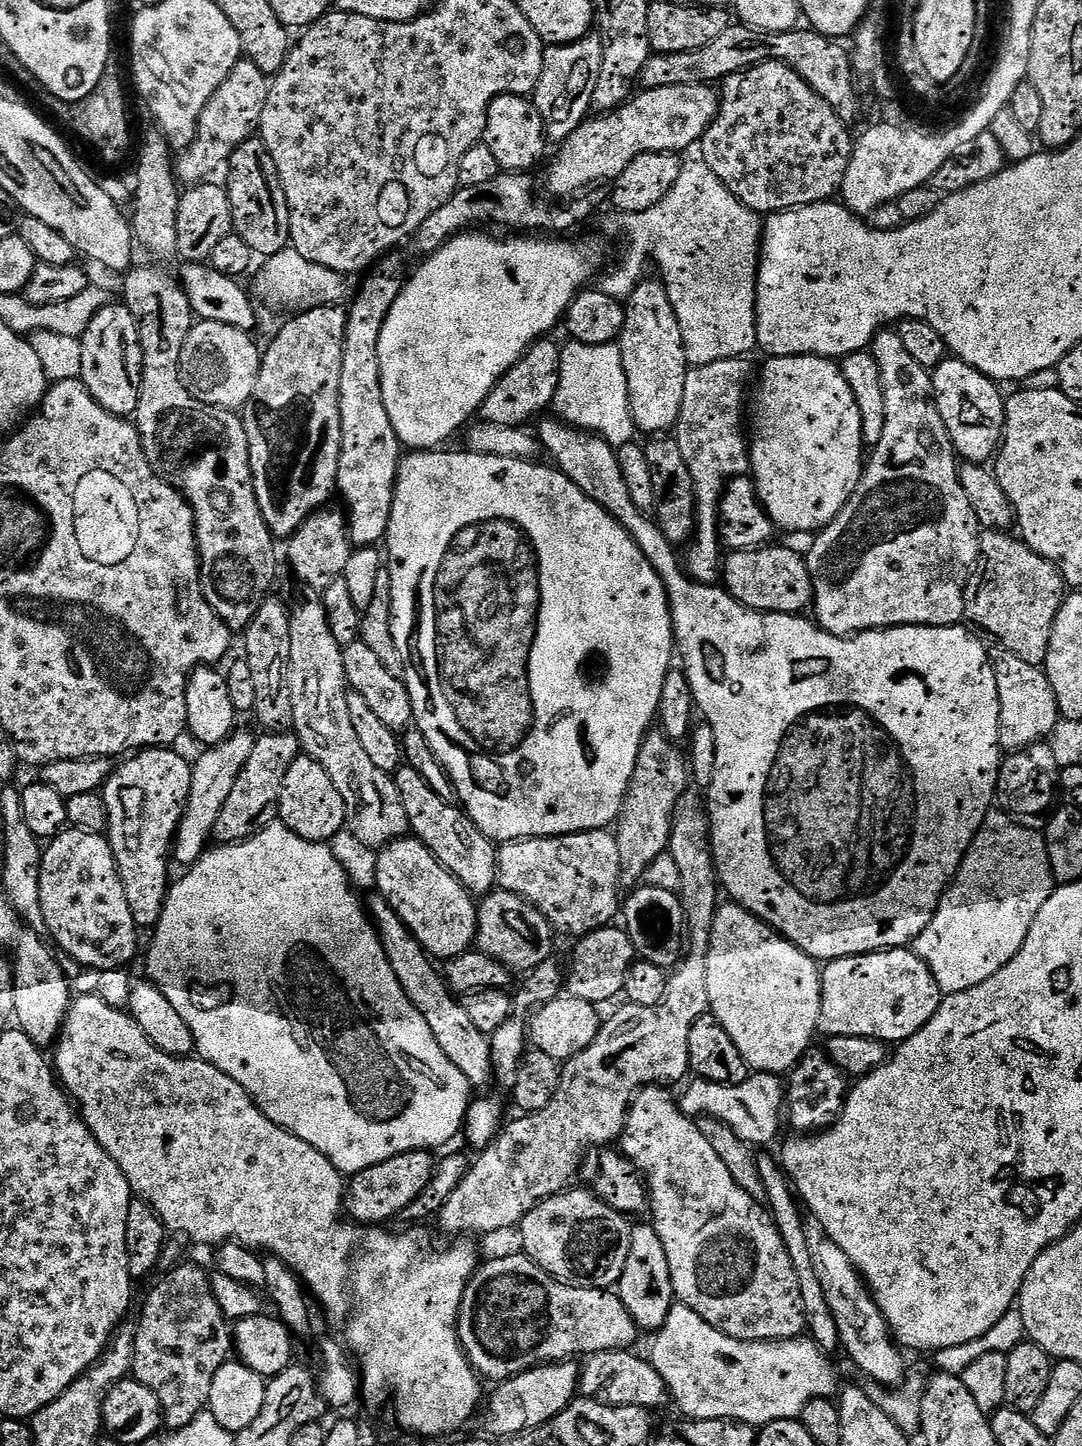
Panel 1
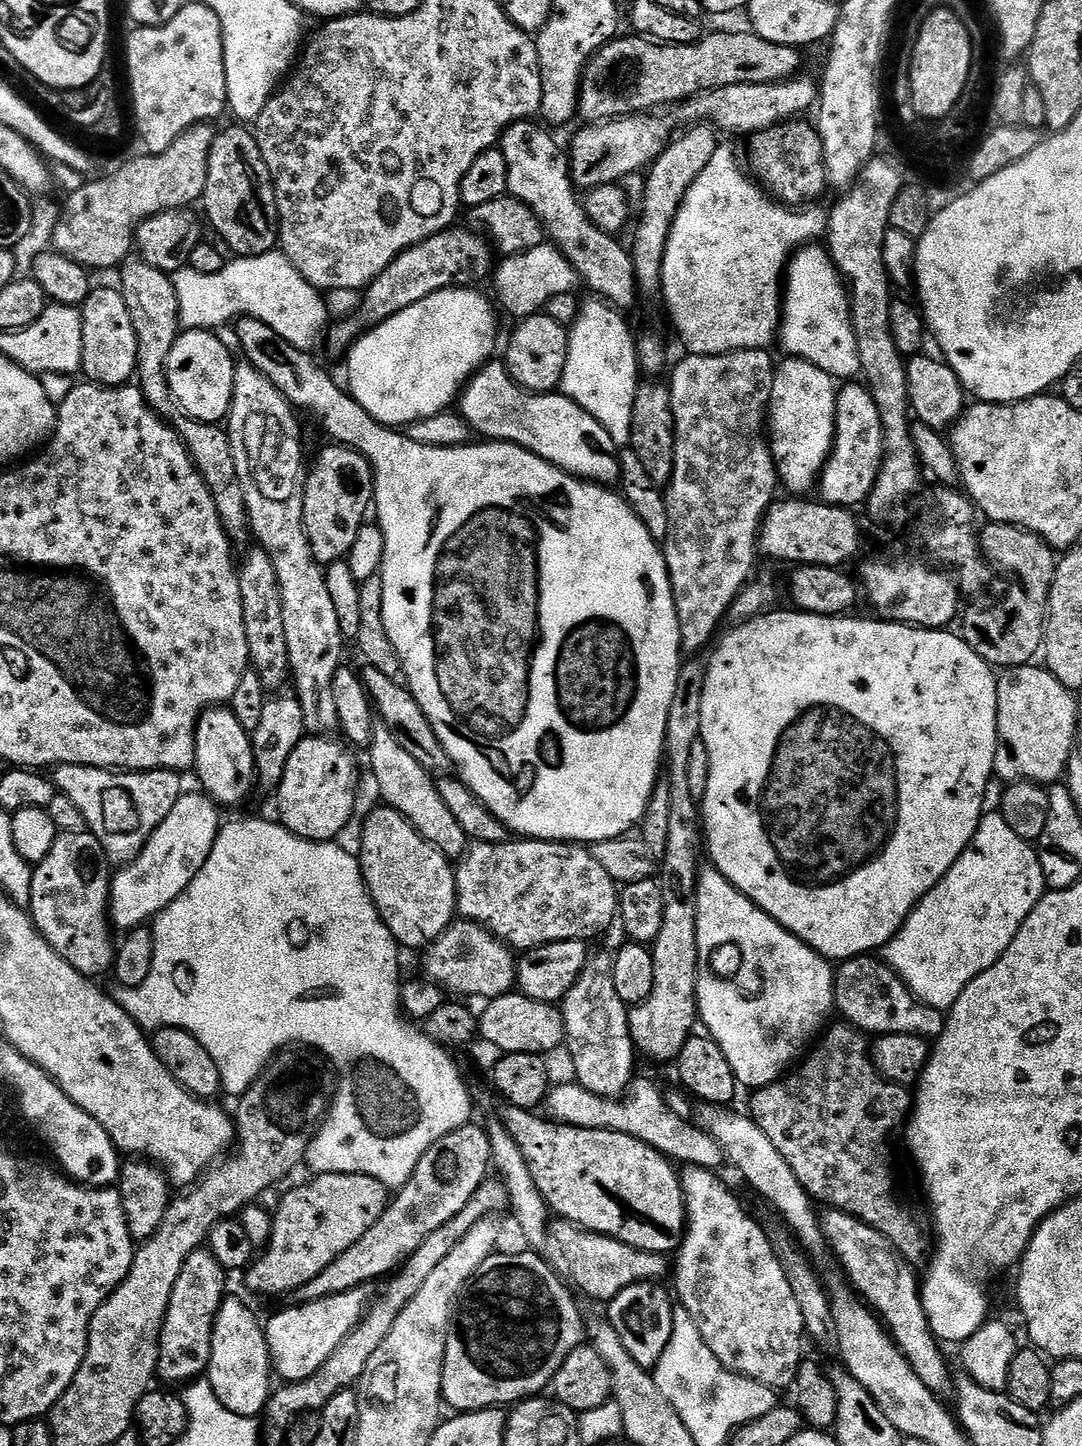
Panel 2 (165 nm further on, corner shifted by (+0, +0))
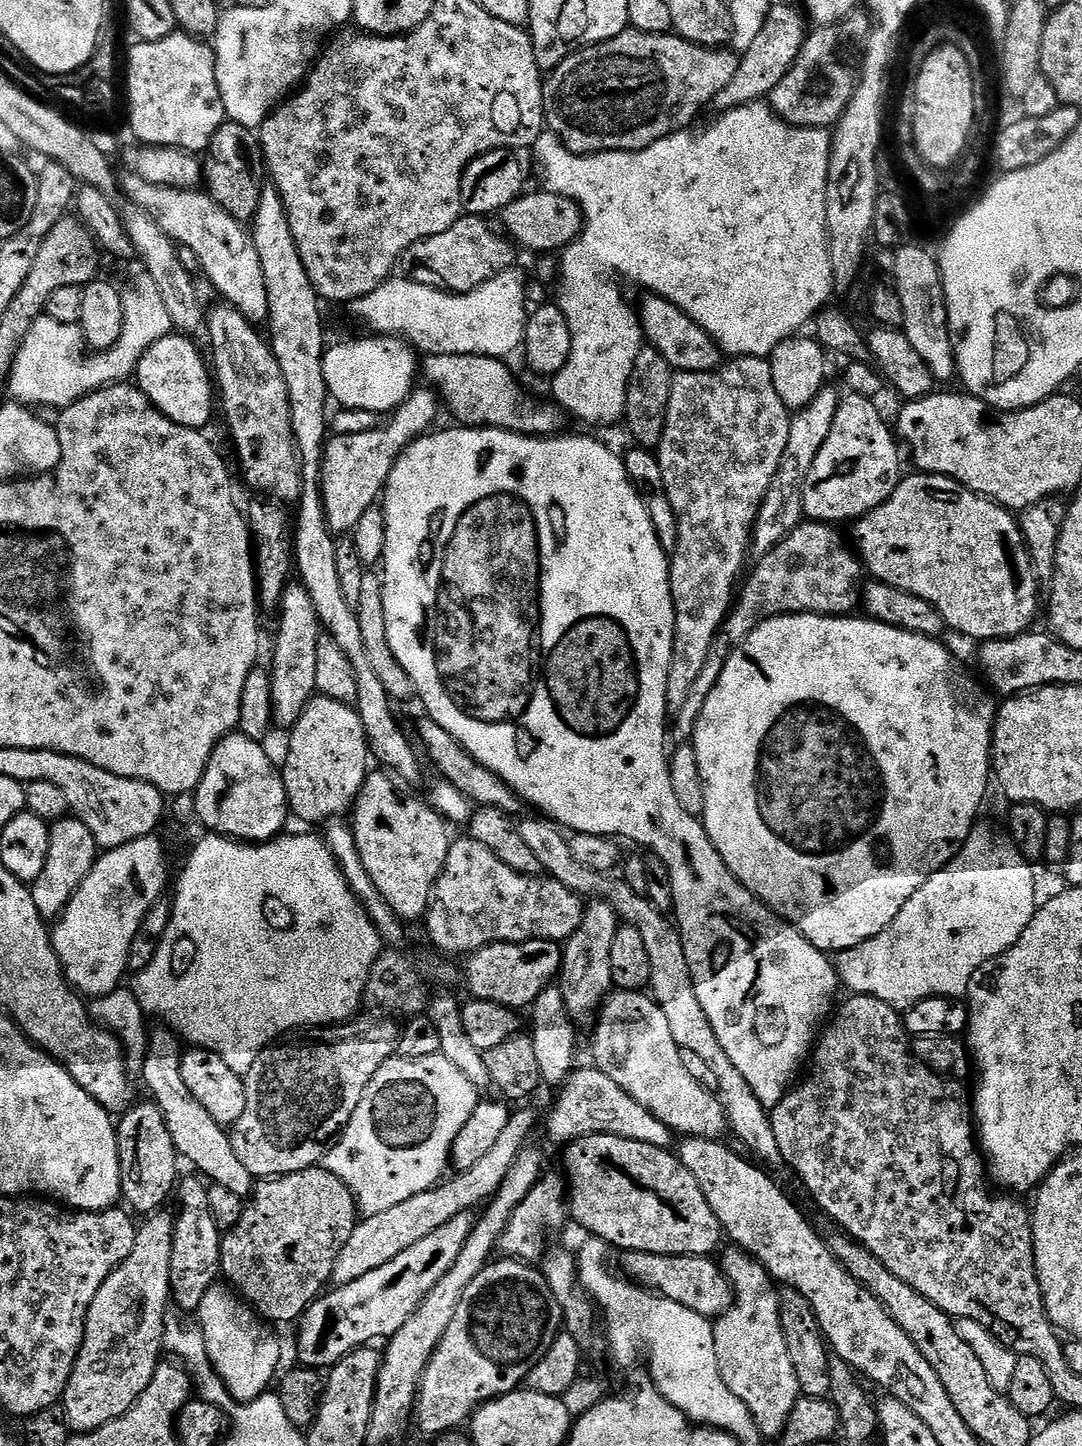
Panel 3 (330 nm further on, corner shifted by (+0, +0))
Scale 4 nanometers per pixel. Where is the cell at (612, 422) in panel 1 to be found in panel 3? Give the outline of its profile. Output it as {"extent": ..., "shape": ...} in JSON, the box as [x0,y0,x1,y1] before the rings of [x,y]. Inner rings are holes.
{"extent":[534,103,836,424],"shape":[[[767,103],[746,104],[741,108],[730,108],[717,115],[717,120],[705,132],[691,136],[691,131],[675,132],[649,148],[637,152],[595,152],[593,156],[576,156],[565,148],[564,143],[553,132],[545,131],[536,139],[534,153],[536,160],[544,167],[544,180],[547,191],[556,192],[575,200],[584,212],[584,231],[580,237],[563,249],[560,260],[560,297],[558,303],[566,322],[570,322],[572,349],[568,365],[551,381],[555,403],[565,413],[577,416],[588,424],[612,424],[624,416],[626,394],[630,374],[634,370],[634,358],[638,358],[640,349],[645,347],[644,332],[640,329],[640,317],[637,309],[628,305],[626,297],[614,281],[608,280],[612,268],[620,276],[633,280],[636,284],[648,288],[649,293],[666,298],[679,309],[694,318],[715,340],[721,353],[729,357],[763,356],[771,357],[772,351],[783,340],[791,340],[801,331],[804,323],[811,321],[834,296],[836,283],[834,270],[830,270],[830,250],[828,249],[828,231],[826,230],[826,190],[828,189],[828,167],[832,153],[832,132],[823,128],[795,128],[780,119]]]}

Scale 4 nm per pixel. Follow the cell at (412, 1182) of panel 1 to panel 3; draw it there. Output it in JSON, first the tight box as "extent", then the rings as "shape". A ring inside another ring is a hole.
{"extent":[220,1166,358,1325],"shape":[[[323,1166],[307,1168],[289,1176],[261,1179],[253,1187],[251,1196],[247,1197],[238,1226],[223,1233],[220,1241],[223,1279],[265,1321],[273,1325],[299,1321],[304,1311],[329,1287],[334,1262],[338,1262],[342,1246],[350,1242],[350,1234],[354,1234],[357,1223],[358,1209],[354,1194]]]}

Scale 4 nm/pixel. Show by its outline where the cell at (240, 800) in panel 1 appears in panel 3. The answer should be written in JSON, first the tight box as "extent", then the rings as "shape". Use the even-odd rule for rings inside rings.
{"extent":[272,582,322,730],"shape":[[[298,582],[289,583],[288,589],[282,594],[282,602],[278,609],[280,625],[276,628],[276,645],[272,648],[272,723],[277,729],[291,730],[302,718],[306,706],[317,695],[316,683],[314,682],[316,663],[318,662],[318,642],[322,635],[320,619],[314,610],[314,602],[310,602],[310,594],[306,594],[306,586]]]}

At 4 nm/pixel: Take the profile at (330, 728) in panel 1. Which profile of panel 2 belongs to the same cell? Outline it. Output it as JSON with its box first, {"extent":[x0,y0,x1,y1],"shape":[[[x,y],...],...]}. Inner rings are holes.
{"extent":[226,362,346,734],"shape":[[[247,362],[237,363],[226,431],[248,507],[250,532],[255,541],[272,555],[274,568],[278,570],[288,667],[294,684],[296,680],[294,694],[300,699],[305,729],[312,734],[332,734],[338,728],[334,674],[341,667],[340,655],[344,652],[346,639],[339,628],[330,590],[326,590],[324,568],[314,558],[306,534],[304,498],[300,493],[306,464],[300,461],[300,420],[296,416],[299,416],[297,409],[280,393],[278,386],[266,378],[266,374]]]}

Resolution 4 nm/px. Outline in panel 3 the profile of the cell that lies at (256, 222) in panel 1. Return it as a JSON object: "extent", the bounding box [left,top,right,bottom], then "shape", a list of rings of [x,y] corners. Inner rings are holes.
{"extent":[202,123,266,222],"shape":[[[224,123],[206,149],[202,160],[202,180],[205,185],[208,183],[208,195],[218,201],[233,218],[251,222],[258,210],[262,190],[266,187],[266,165],[257,133],[241,124]]]}

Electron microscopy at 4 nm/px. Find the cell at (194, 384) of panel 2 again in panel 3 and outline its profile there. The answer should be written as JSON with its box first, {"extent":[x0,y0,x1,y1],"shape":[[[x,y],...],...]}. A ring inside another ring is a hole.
{"extent":[134,334,214,429],"shape":[[[173,334],[154,342],[136,367],[134,383],[143,390],[152,407],[166,418],[187,428],[207,429],[212,420],[214,376],[209,361],[196,349],[197,341],[183,334]]]}

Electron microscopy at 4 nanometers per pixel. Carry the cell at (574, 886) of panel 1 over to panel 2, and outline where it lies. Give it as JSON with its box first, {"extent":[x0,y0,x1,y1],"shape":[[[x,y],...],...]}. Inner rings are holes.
{"extent":[455,838,620,950],"shape":[[[510,838],[505,844],[472,842],[455,865],[456,911],[465,920],[483,924],[499,940],[516,950],[536,948],[539,944],[583,940],[592,942],[612,923],[617,923],[620,893],[616,881],[602,870],[598,858],[575,842]]]}

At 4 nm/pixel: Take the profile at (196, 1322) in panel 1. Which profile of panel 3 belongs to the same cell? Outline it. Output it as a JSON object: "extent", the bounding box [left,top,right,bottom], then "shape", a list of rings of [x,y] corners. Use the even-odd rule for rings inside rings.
{"extent":[168,1175,222,1314],"shape":[[[191,1175],[185,1180],[183,1177],[178,1184],[178,1200],[180,1196],[180,1204],[184,1209],[181,1210],[180,1216],[178,1212],[175,1217],[176,1229],[172,1235],[172,1253],[168,1267],[172,1287],[171,1303],[175,1307],[177,1304],[181,1308],[179,1311],[184,1314],[196,1314],[206,1292],[222,1276],[220,1270],[222,1229],[214,1222],[214,1214],[210,1214],[209,1185],[199,1175]]]}

